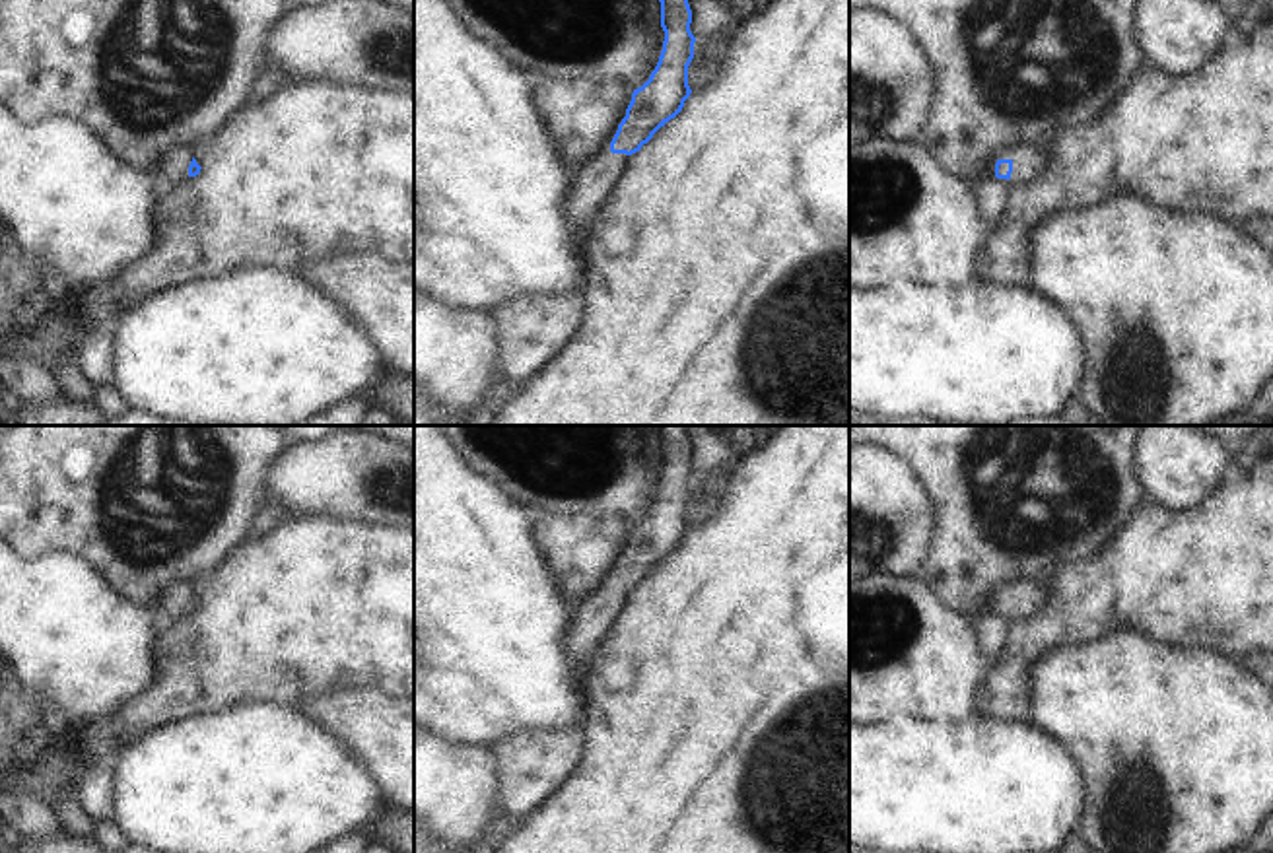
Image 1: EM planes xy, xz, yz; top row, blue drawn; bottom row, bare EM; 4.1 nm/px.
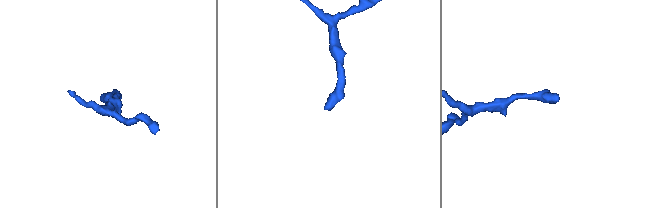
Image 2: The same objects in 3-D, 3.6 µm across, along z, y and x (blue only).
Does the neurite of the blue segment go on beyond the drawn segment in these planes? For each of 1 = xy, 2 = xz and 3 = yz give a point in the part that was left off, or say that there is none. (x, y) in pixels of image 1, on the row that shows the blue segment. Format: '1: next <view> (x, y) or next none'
1: next xy (177, 164)
2: next xz (597, 181)
3: next yz (1029, 162)

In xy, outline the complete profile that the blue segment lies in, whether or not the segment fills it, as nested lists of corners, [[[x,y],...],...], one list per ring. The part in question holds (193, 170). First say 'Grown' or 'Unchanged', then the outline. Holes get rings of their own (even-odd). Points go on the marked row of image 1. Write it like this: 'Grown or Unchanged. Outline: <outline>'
Grown. Outline: [[[177,150],[167,157],[159,179],[165,187],[173,187],[181,179],[196,177],[200,169],[190,150]]]

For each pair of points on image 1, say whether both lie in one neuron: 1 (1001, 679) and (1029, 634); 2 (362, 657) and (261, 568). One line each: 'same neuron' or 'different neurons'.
1: same neuron
2: same neuron

